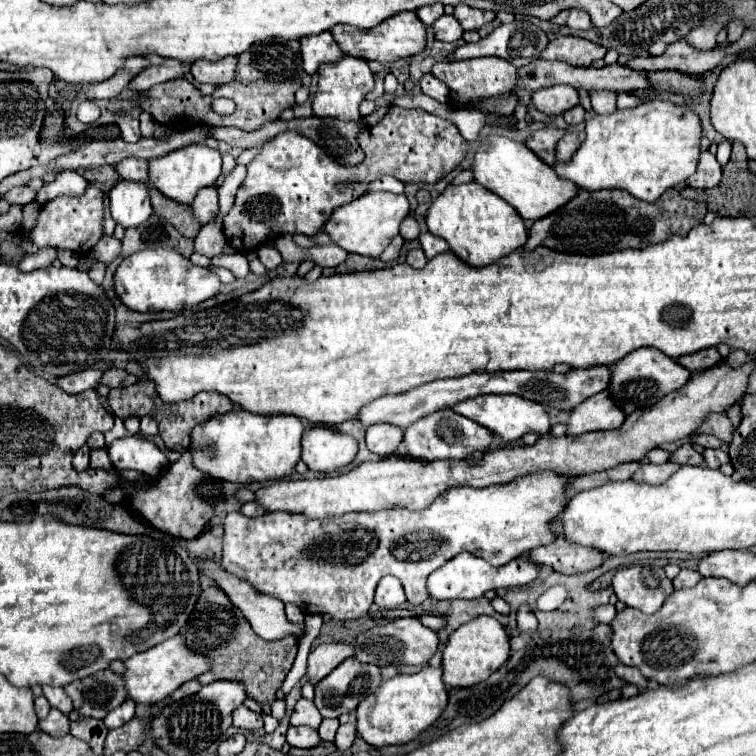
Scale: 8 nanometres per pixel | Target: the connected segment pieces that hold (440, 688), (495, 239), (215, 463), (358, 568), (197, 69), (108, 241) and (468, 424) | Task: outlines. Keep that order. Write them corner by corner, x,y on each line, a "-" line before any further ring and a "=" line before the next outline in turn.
426,664
416,674
398,674
386,680
368,700
356,708
358,734
372,746
406,744
426,730
446,708
448,690
442,682
442,668
=
476,182
448,186
428,208
426,214
428,230
448,242
450,250
470,266
488,266
498,258
524,246
528,232
518,216
518,212
504,202
500,196
492,194
=
236,408
196,426
188,450
194,456
194,464
218,480
238,484
278,480
294,474
302,454
302,432
304,426
296,416
262,416
=
540,472
514,480
512,484
492,486
492,488
452,488
440,494
428,508
410,512
406,508
392,508
382,512
350,512
344,516
328,520
306,520
302,514
270,512
260,518
246,518
240,512
230,512
224,520
224,554
220,566
226,572
246,580
260,594
274,596
284,604
296,604
304,614
328,614
334,622
358,620
368,614
374,602
374,590
380,578
392,574
402,578
406,600
414,606
428,598
426,578
436,568
444,566
448,560
460,552
474,552
478,558
490,562
492,566
504,566
510,560
530,552
532,548
550,544
554,540
548,528
564,504
564,488
568,478
=
226,56
224,60
196,60
192,64
192,74
196,82
210,82
210,84
226,84
234,80
236,56
=
102,236
102,240
98,240
98,244
92,248
92,258
104,264
110,264
112,260
116,260
120,256
120,240
112,238
112,236
=
440,410
432,412
418,422
410,424
404,430
404,448
406,456
412,460
422,460
422,462
434,462
434,460
464,460
470,452
474,450
484,450
492,440
492,432
488,432
484,426
472,422
466,416
460,416
454,410

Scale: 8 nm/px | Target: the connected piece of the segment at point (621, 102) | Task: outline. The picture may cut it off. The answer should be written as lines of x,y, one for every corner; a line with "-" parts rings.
622,92
618,95
617,98
617,108
618,109
634,108
642,102
644,102
644,99
639,98
630,93

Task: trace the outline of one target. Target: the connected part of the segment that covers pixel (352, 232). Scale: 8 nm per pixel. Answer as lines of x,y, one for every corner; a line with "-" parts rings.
370,192
356,198
350,204
344,204
332,212
330,220
326,222
324,230
330,234
334,244
344,248
346,252
362,254
378,258
384,248
390,244
394,236
398,236
400,222
410,214
410,202
406,194
392,194
392,192

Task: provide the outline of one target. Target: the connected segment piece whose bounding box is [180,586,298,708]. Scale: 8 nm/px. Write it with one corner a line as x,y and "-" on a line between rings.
210,586
202,592
188,624
180,630
180,634
186,638
188,648
212,660
212,668
198,676
200,684
212,684
216,680
240,682
244,684
248,698
256,700
262,708
268,708
276,700
276,690
282,686
298,652
296,636
284,636
272,642
256,636
240,608
236,608
218,586

